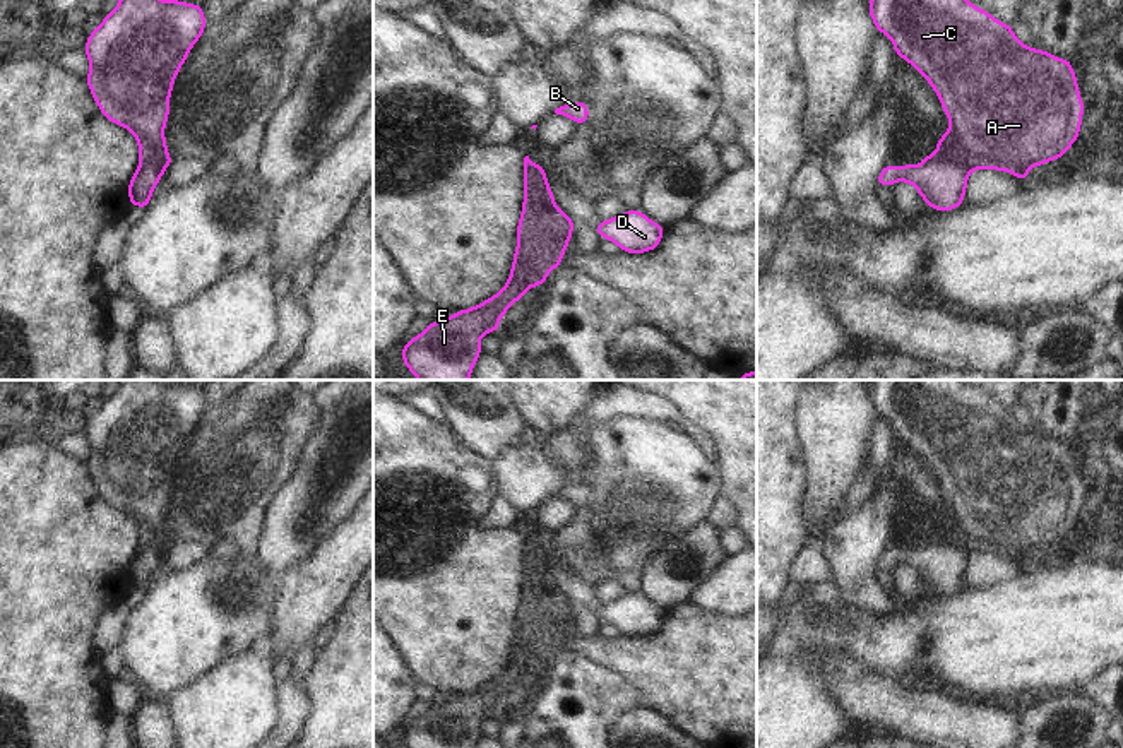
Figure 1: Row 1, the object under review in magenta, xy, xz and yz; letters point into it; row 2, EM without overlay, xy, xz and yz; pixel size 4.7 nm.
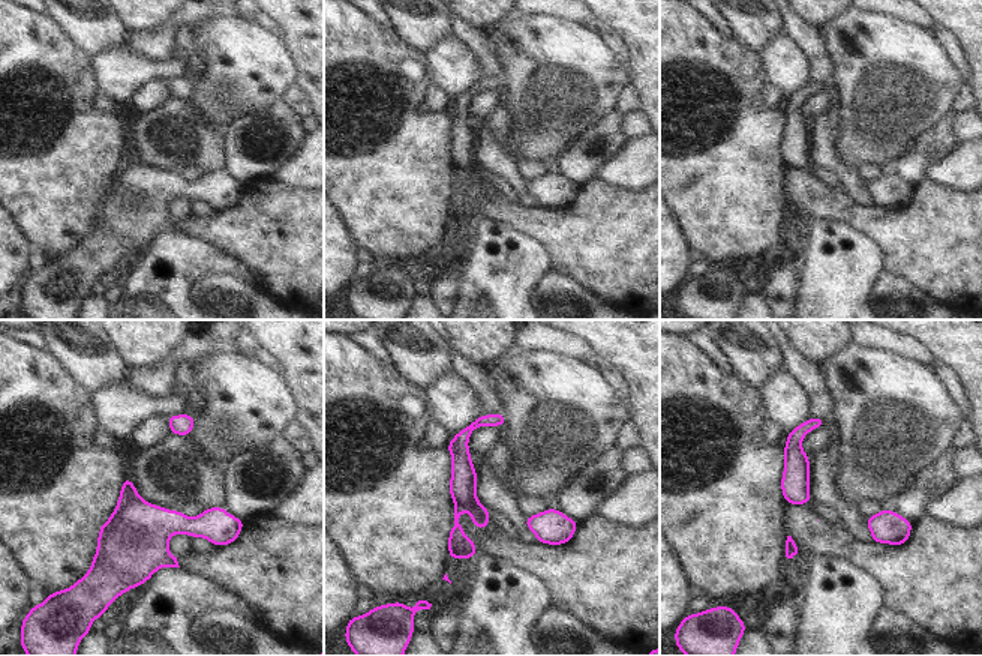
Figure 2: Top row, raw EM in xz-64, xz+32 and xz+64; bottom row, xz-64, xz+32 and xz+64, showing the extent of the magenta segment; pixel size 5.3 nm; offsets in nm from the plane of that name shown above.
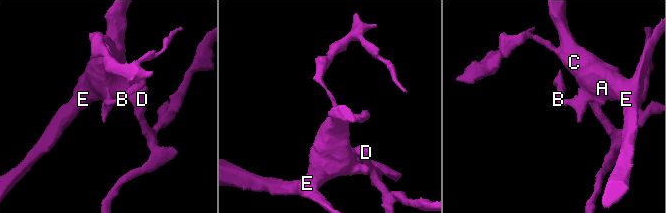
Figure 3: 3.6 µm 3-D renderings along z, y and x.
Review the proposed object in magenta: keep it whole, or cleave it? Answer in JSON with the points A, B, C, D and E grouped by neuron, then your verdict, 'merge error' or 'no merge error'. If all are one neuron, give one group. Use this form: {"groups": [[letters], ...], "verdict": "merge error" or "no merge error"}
{"groups": [["A", "C", "D", "E"], ["B"]], "verdict": "merge error"}

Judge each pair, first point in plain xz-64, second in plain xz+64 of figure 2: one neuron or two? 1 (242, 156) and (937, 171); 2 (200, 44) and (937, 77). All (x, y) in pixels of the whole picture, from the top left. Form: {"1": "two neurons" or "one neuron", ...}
{"1": "two neurons", "2": "one neuron"}

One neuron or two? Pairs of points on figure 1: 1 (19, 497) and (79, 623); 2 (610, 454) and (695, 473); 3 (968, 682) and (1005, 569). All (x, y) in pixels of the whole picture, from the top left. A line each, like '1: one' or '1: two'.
1: one
2: one
3: two

